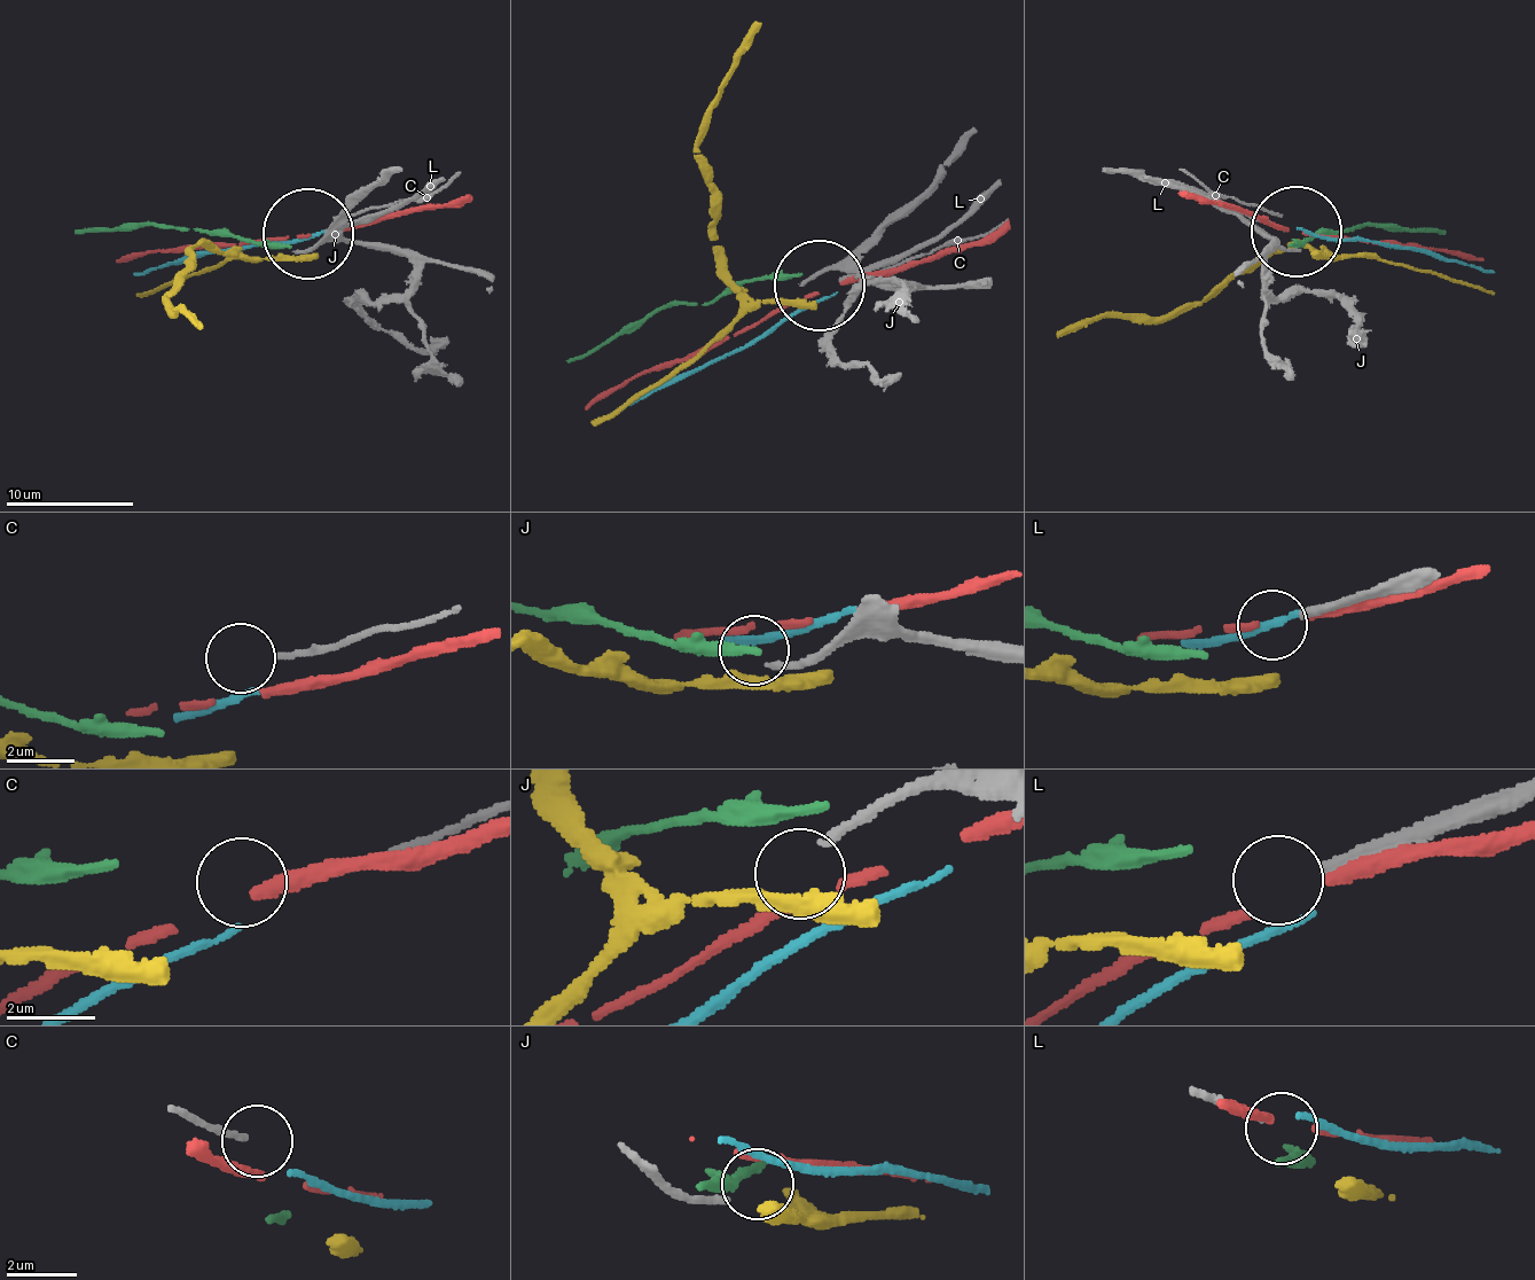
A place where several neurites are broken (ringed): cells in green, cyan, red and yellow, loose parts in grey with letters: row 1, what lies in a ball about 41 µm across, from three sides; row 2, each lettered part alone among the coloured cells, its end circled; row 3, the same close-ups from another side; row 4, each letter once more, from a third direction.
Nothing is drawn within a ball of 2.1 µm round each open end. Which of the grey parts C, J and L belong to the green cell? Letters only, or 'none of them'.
none of them

